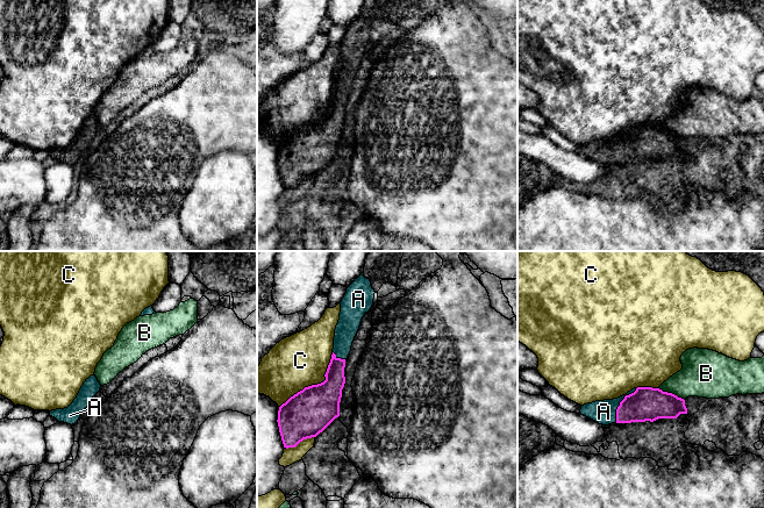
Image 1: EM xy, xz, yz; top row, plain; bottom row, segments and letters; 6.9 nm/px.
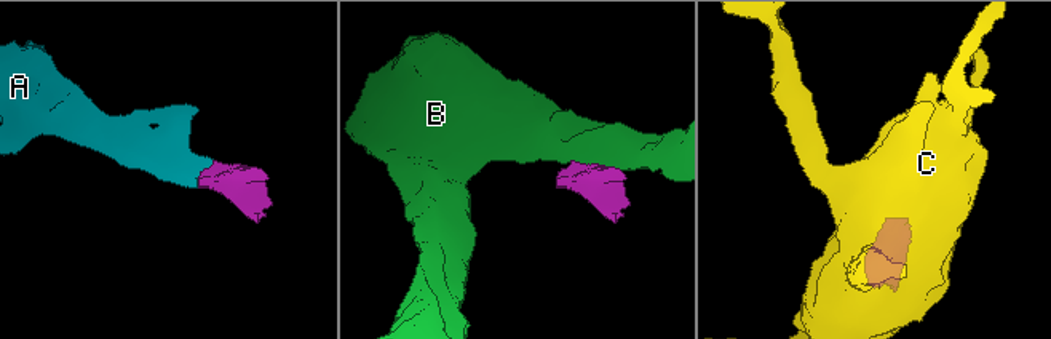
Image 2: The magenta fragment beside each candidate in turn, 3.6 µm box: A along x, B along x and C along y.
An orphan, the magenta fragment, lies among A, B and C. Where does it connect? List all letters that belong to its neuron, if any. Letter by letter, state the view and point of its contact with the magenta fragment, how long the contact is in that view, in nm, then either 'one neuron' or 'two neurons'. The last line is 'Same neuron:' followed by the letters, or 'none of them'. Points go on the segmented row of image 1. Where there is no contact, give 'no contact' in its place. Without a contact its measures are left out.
A: yz (620, 403) | 280 nm | one neuron
B: yz (671, 393) | 200 nm | two neurons
C: xz (315, 385) | 550 nm | two neurons
Same neuron: A

